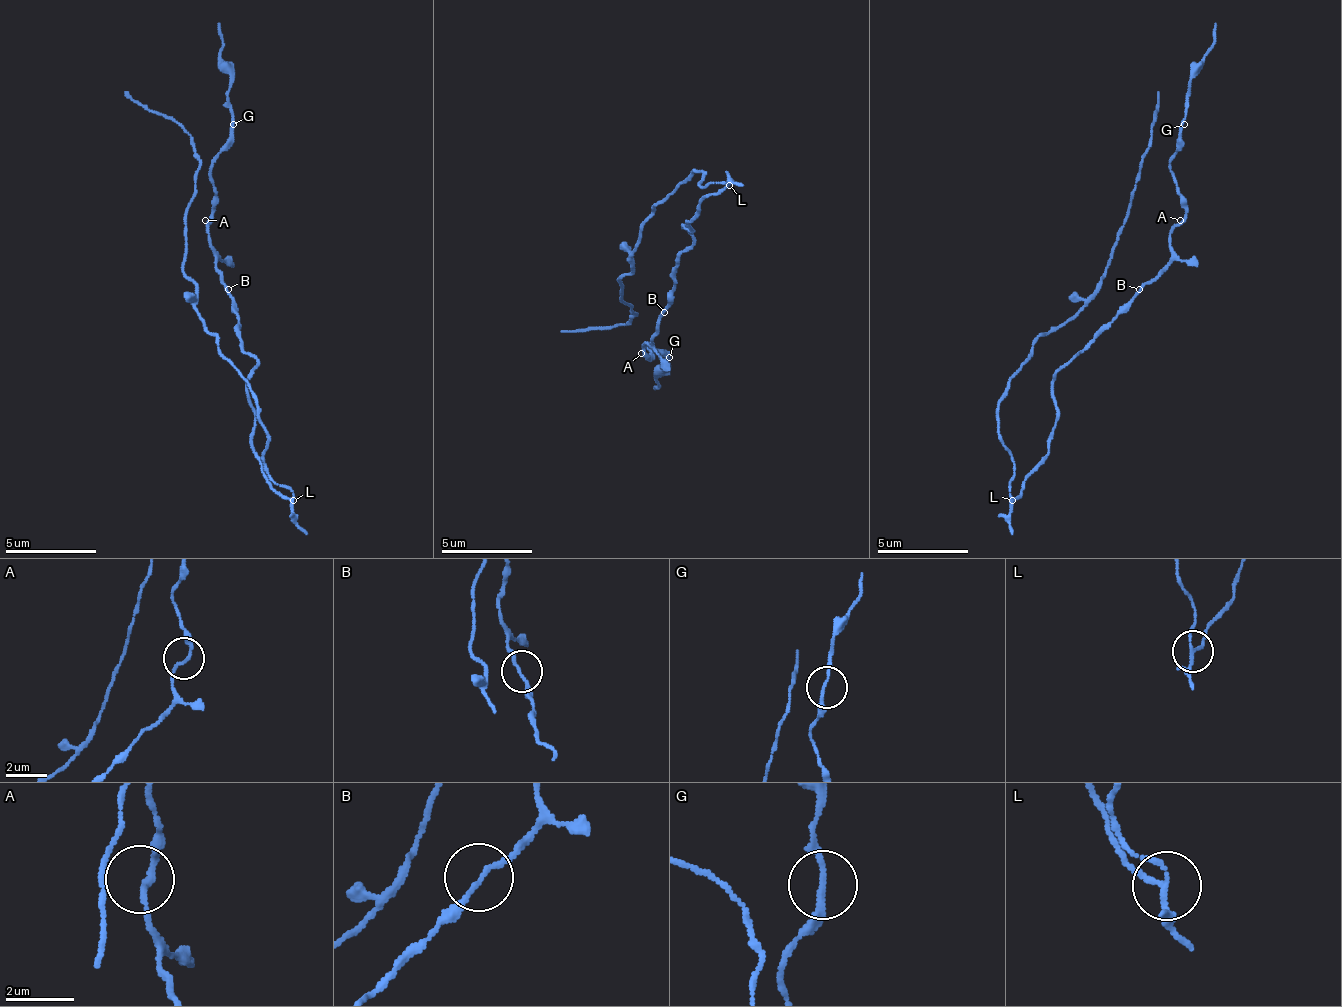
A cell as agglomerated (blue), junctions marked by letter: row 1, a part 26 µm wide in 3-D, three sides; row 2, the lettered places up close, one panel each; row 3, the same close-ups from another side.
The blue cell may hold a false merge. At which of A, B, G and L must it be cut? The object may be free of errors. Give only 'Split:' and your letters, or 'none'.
Split: L

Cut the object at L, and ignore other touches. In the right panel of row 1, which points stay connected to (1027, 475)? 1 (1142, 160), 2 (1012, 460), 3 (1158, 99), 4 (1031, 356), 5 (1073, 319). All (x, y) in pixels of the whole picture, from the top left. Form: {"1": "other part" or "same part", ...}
{"1": "other part", "2": "other part", "3": "other part", "4": "other part", "5": "other part"}

